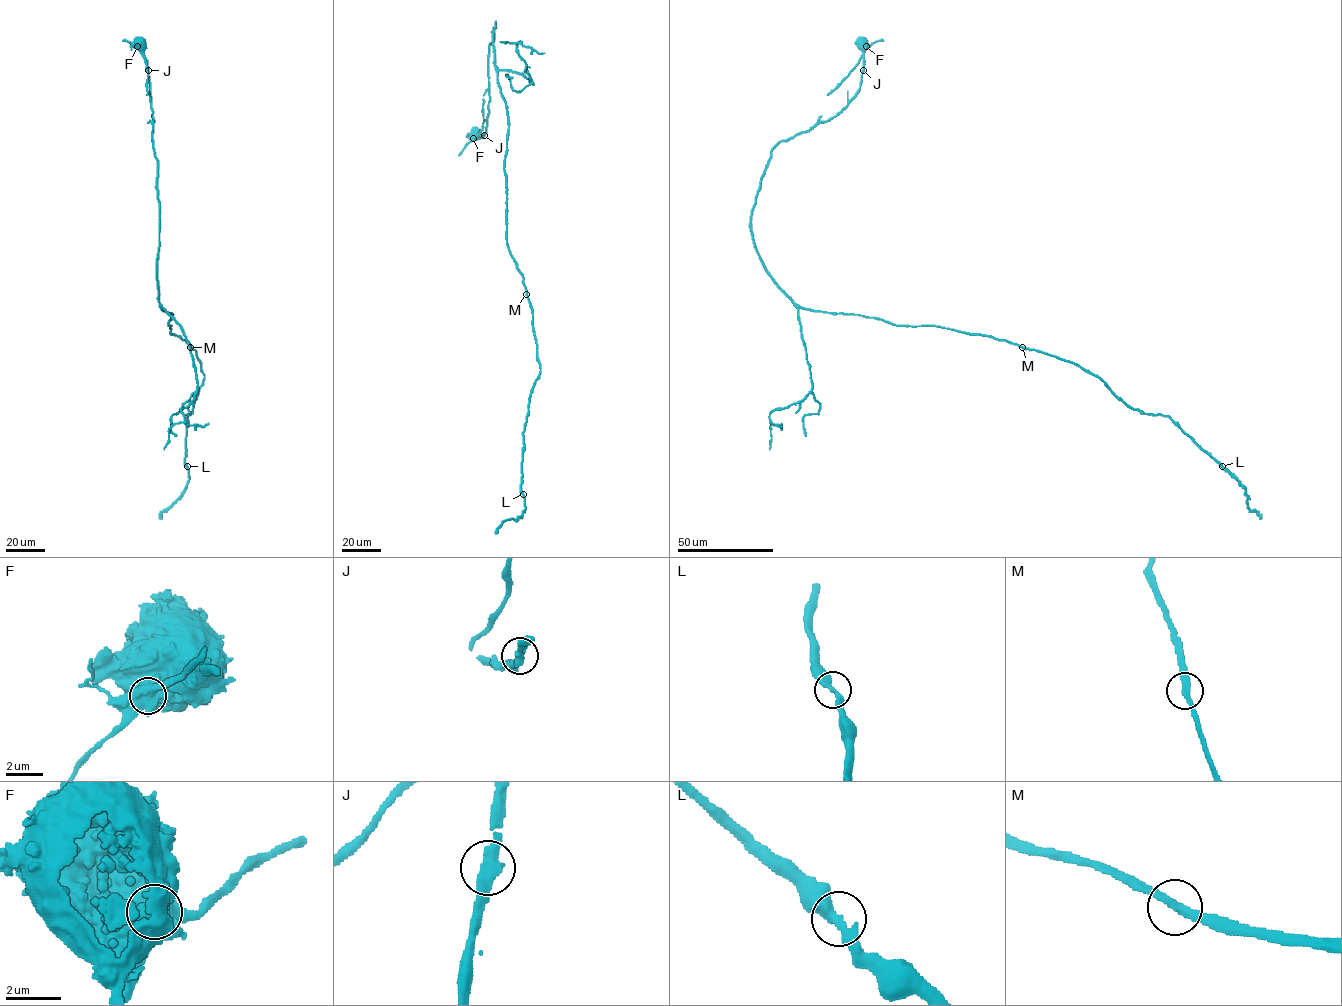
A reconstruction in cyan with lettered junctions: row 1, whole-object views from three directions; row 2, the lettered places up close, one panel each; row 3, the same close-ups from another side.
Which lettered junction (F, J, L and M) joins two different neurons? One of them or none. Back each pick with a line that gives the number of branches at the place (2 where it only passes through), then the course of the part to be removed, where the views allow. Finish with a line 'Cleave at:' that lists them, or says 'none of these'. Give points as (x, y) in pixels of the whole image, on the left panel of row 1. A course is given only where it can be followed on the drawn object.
F: branches 2; course (137, 46), (146, 65), (147, 94)
Cleave at: F

